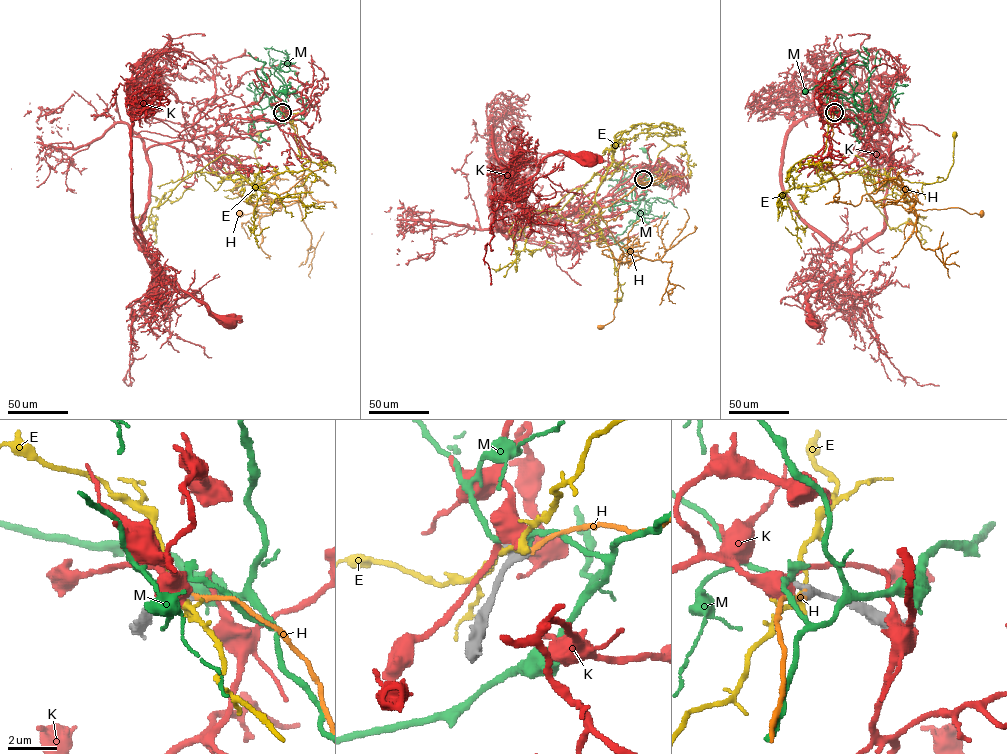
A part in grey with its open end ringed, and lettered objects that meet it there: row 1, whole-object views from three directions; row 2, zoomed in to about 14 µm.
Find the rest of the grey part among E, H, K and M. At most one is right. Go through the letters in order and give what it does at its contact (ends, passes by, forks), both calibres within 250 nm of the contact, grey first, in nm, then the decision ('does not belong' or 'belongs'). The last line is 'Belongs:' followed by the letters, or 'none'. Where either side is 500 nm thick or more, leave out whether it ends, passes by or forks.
E: it forks; calibres 420 and 200 nm; does not belong
H: it ends; calibres 400 and 220 nm; belongs
K: calibres 360 and 650 nm; does not belong
M: it passes by; calibres 360 and 240 nm; does not belong
Belongs: H

